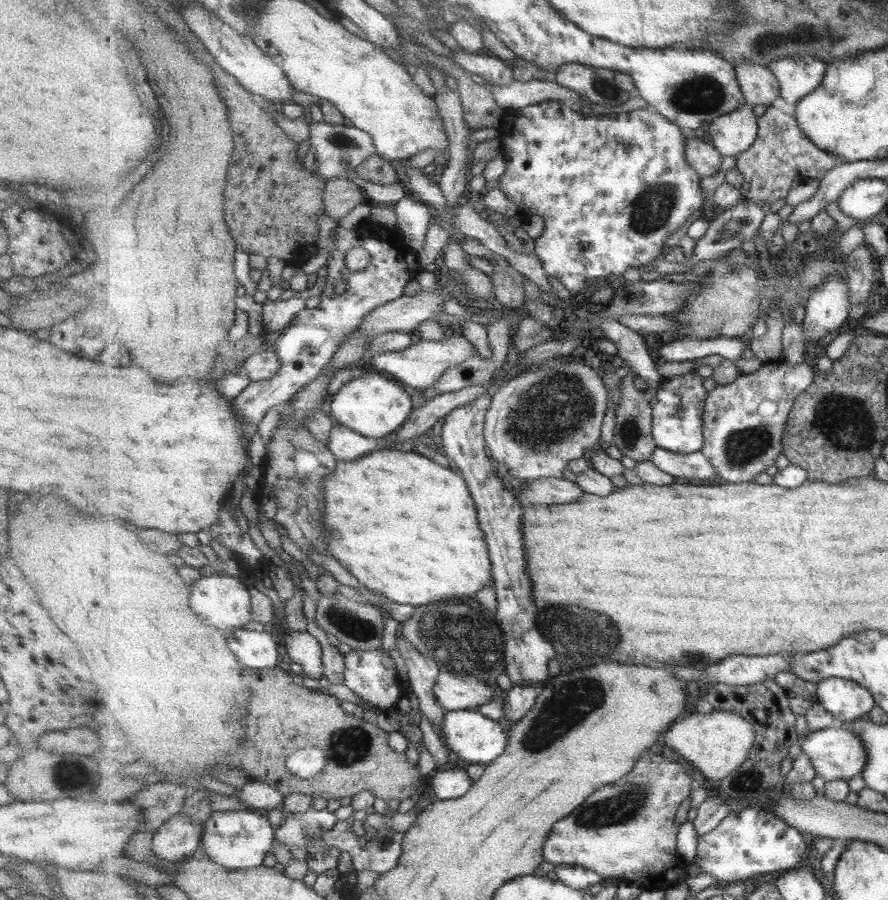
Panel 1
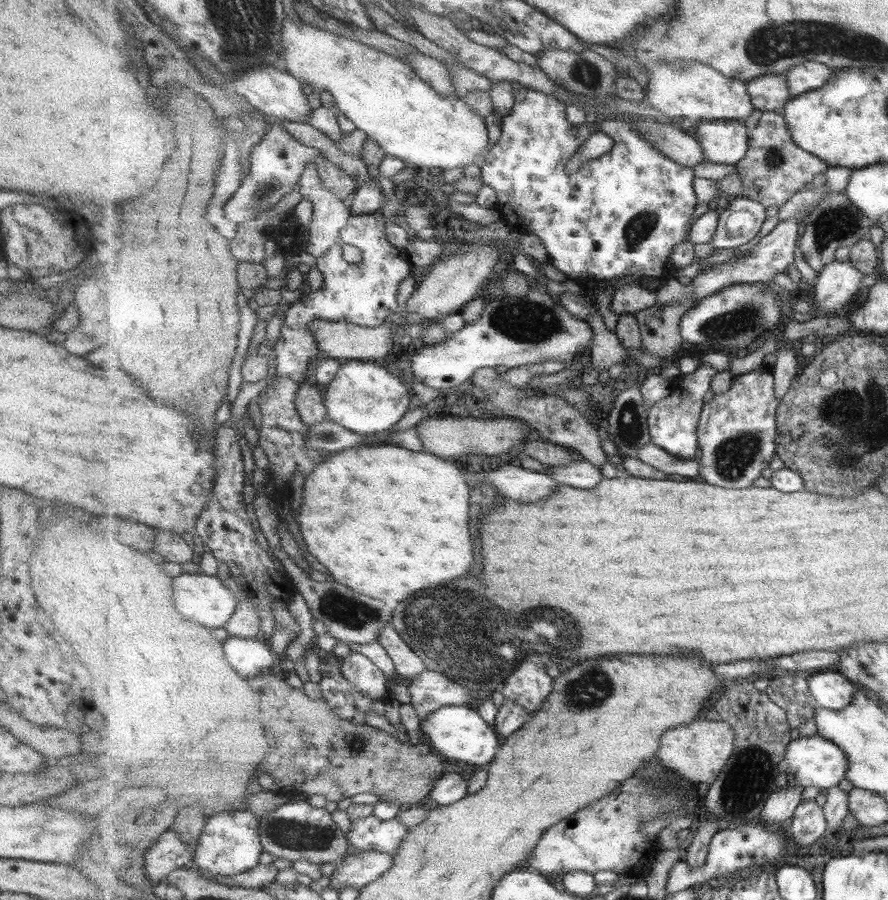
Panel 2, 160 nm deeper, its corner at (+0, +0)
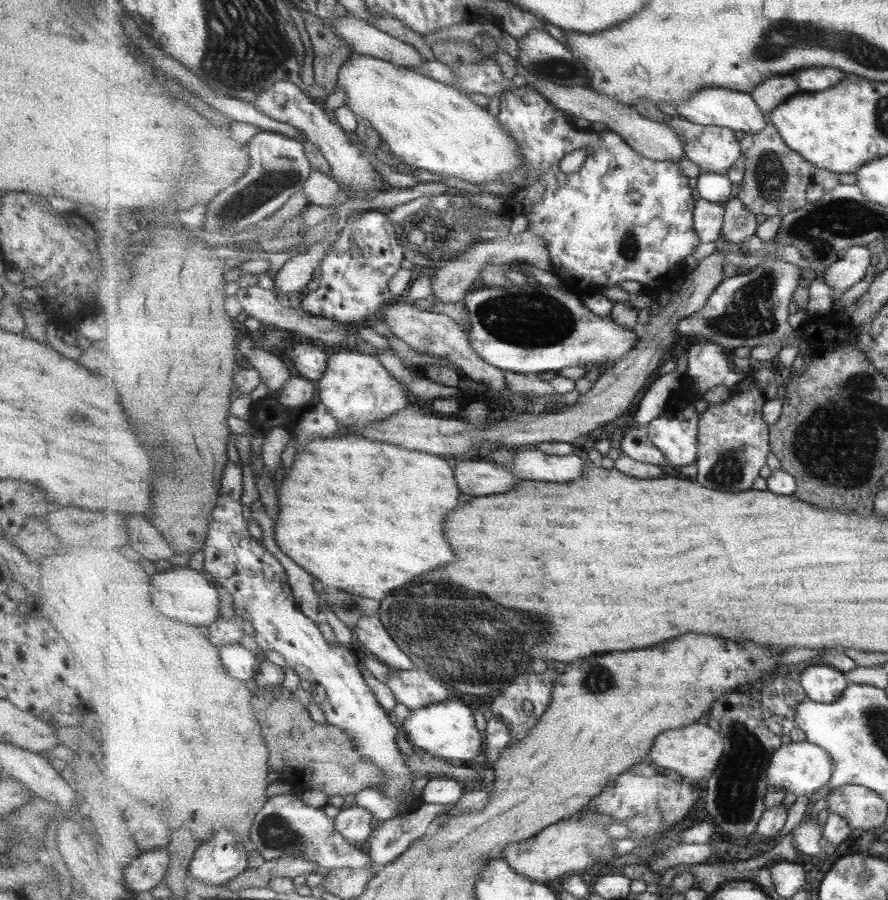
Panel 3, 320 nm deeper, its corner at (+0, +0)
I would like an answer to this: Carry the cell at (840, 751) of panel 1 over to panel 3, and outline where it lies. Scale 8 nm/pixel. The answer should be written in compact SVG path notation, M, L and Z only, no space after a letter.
M806 741L791 742L781 746L779 750L775 750L766 771L770 789L774 786L777 790L790 792L799 798L799 796L807 797L815 790L819 790L821 786L829 784L834 773L834 764L825 749Z

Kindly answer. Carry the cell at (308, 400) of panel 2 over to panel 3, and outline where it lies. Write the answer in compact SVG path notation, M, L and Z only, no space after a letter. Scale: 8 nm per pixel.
M303 376L293 377L278 390L278 401L292 408L307 409L317 396L317 382Z

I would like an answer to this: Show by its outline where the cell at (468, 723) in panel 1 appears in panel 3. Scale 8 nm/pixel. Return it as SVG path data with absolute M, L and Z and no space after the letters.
M446 700L425 708L418 708L403 721L402 734L419 753L427 753L443 760L453 759L469 764L481 752L485 752L483 736L475 726L474 711L467 704L455 702L455 700Z

